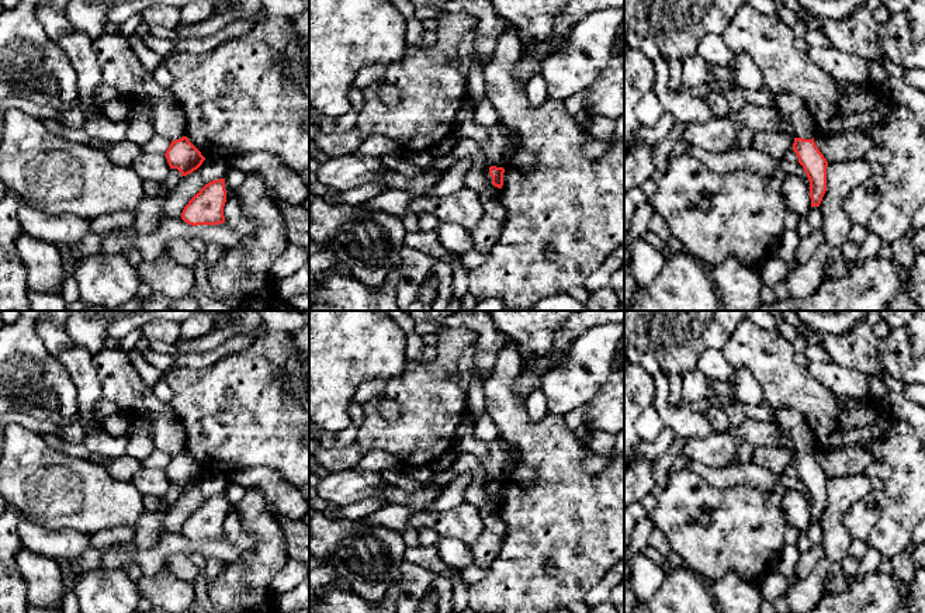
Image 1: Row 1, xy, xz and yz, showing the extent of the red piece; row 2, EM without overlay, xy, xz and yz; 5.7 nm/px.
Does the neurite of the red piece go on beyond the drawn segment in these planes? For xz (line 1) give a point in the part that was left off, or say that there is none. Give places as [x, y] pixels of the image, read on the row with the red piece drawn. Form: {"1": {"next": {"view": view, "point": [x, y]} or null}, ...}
{"1": {"next": null}}

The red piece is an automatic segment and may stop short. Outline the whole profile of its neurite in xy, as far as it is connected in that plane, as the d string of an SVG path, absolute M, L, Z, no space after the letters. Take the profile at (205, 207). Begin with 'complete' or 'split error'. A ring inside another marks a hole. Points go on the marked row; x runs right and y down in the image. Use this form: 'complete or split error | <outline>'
complete | M225 179L209 181L184 207L181 219L193 226L224 224L225 202Z

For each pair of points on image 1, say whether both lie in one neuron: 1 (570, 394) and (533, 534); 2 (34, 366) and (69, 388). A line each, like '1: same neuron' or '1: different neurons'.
1: different neurons
2: same neuron

